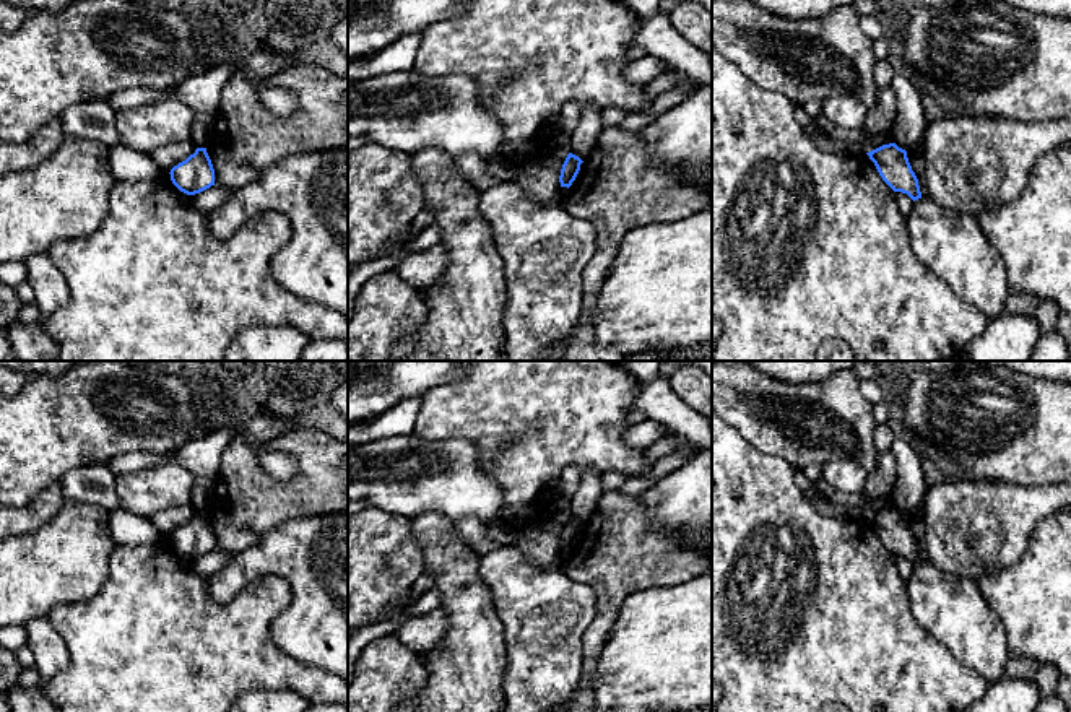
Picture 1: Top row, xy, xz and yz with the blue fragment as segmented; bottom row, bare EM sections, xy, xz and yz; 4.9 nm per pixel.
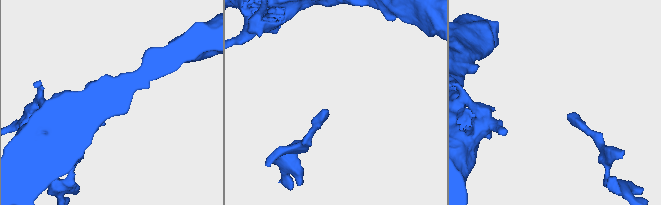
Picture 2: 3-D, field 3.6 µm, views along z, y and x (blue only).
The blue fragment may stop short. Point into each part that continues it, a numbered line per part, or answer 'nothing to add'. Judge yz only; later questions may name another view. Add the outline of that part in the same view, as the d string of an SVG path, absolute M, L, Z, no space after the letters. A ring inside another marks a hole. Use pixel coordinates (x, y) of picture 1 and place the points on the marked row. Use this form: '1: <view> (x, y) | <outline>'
nothing to add

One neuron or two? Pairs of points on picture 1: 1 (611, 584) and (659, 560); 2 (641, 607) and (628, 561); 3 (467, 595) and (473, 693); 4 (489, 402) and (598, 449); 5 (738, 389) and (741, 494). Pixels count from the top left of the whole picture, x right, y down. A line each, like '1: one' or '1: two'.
1: one
2: two
3: one
4: one
5: two

